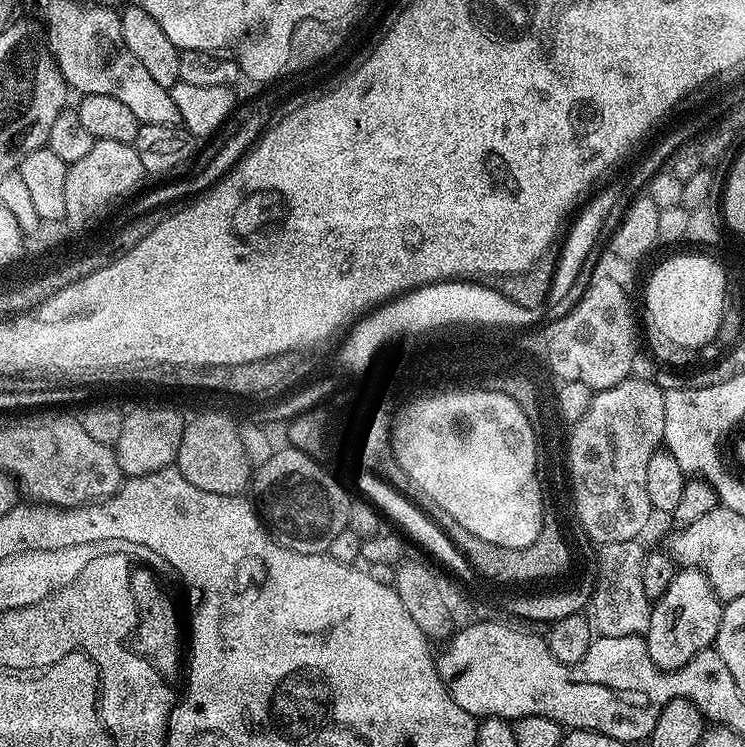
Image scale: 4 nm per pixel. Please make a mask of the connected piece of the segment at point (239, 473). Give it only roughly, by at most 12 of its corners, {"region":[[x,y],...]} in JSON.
{"region":[[237,420],[185,425],[175,467],[207,493],[241,495],[252,463]]}

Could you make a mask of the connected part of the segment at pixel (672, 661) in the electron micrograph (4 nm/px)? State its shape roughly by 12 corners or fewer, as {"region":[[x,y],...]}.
{"region":[[681,567],[651,607],[654,666],[686,666],[715,645],[724,604]]}

